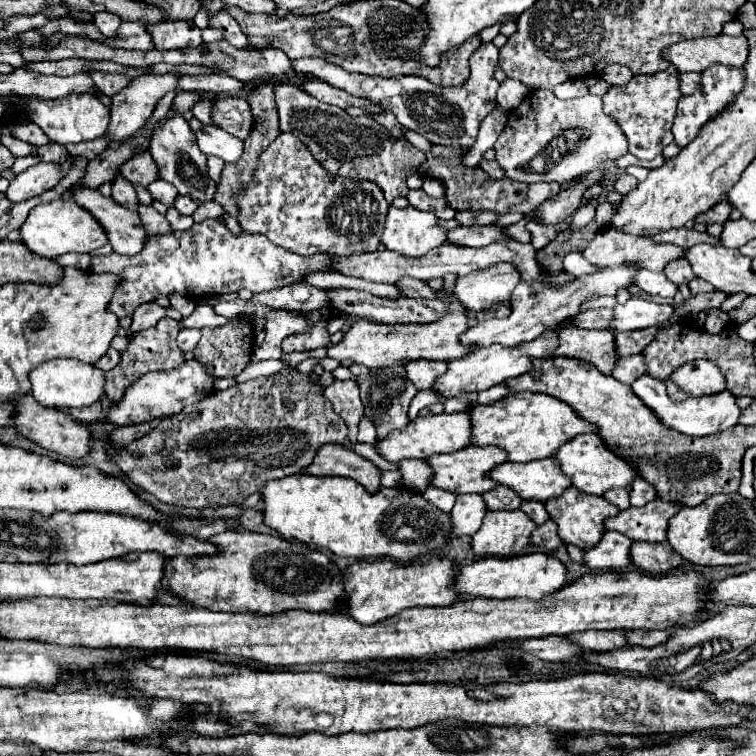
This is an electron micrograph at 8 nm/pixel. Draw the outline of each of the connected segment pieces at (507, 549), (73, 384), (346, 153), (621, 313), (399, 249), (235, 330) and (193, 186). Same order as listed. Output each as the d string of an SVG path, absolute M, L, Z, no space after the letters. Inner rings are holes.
M487 511L481 529L473 535L473 551L479 557L513 557L531 543L537 525L519 511Z
M53 359L45 361L39 367L35 367L29 375L31 379L31 393L39 405L55 407L55 409L73 409L73 407L87 407L101 399L105 393L105 371L95 369L95 365L73 361L73 359Z
M289 83L275 85L275 103L279 109L281 131L291 131L301 139L313 157L329 171L341 177L361 179L371 171L371 181L375 181L383 193L387 203L393 203L395 197L405 197L409 187L405 183L407 175L415 173L419 165L425 161L425 153L413 147L409 141L393 139L379 123L373 119L351 117L345 109L325 105L311 97L309 93L293 87Z
M629 299L625 305L615 307L615 331L635 331L645 327L659 327L671 319L675 307L667 303L653 303L643 299Z
M391 205L381 243L403 257L421 257L447 241L447 229L437 221L437 215L431 211L419 211L411 205L397 209Z
M249 317L231 319L225 327L201 329L201 339L193 355L209 365L215 377L237 377L253 353L253 321Z
M181 113L167 117L151 135L149 139L149 153L159 167L159 179L169 181L179 189L179 193L187 193L199 201L213 199L215 181L207 175L207 157L197 149L197 137L191 131L189 123Z

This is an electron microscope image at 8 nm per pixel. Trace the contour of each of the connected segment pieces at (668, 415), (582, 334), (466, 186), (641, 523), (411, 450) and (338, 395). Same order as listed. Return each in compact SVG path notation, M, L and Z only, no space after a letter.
M641 375L637 381L633 381L633 391L635 395L649 407L653 413L661 419L665 427L671 427L683 435L695 435L695 437L705 437L713 435L719 431L725 431L733 425L739 423L741 417L741 407L737 405L737 397L725 389L725 393L715 393L715 395L703 395L703 397L687 397L685 401L673 401L665 395L665 381L657 381L649 375Z
M573 325L559 331L559 347L553 355L585 359L605 375L611 375L613 365L621 359L611 331L589 331Z
M431 145L427 151L427 161L421 165L419 175L439 179L445 185L445 199L455 211L479 211L479 209L493 209L497 213L511 213L519 211L523 215L533 213L537 205L543 205L547 199L559 193L557 182L540 182L527 184L513 179L491 179L481 167L465 167L463 163L463 149L461 147L445 147L445 145Z
M657 497L643 507L629 507L625 511L619 511L619 515L605 521L605 527L611 531L619 531L633 541L661 543L667 541L669 519L679 509L679 505L673 505L671 501L661 501L661 497Z
M469 409L459 413L441 413L429 417L417 417L411 421L403 431L393 431L381 443L377 443L377 453L383 455L387 461L397 463L401 459L421 457L427 459L435 453L453 453L459 449L469 447Z
M335 381L323 389L323 395L331 401L335 413L341 415L349 429L349 443L357 443L357 425L363 415L363 403L359 399L359 385L355 381Z

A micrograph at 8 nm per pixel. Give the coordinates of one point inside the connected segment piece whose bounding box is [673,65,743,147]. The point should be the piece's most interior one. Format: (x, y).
(719, 84)

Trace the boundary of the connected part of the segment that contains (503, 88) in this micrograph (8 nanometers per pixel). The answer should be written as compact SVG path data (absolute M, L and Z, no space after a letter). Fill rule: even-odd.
M505 79L501 85L499 85L499 91L497 91L497 103L511 111L515 109L525 97L529 95L529 89L525 85L521 85L521 81L515 81L515 79Z

